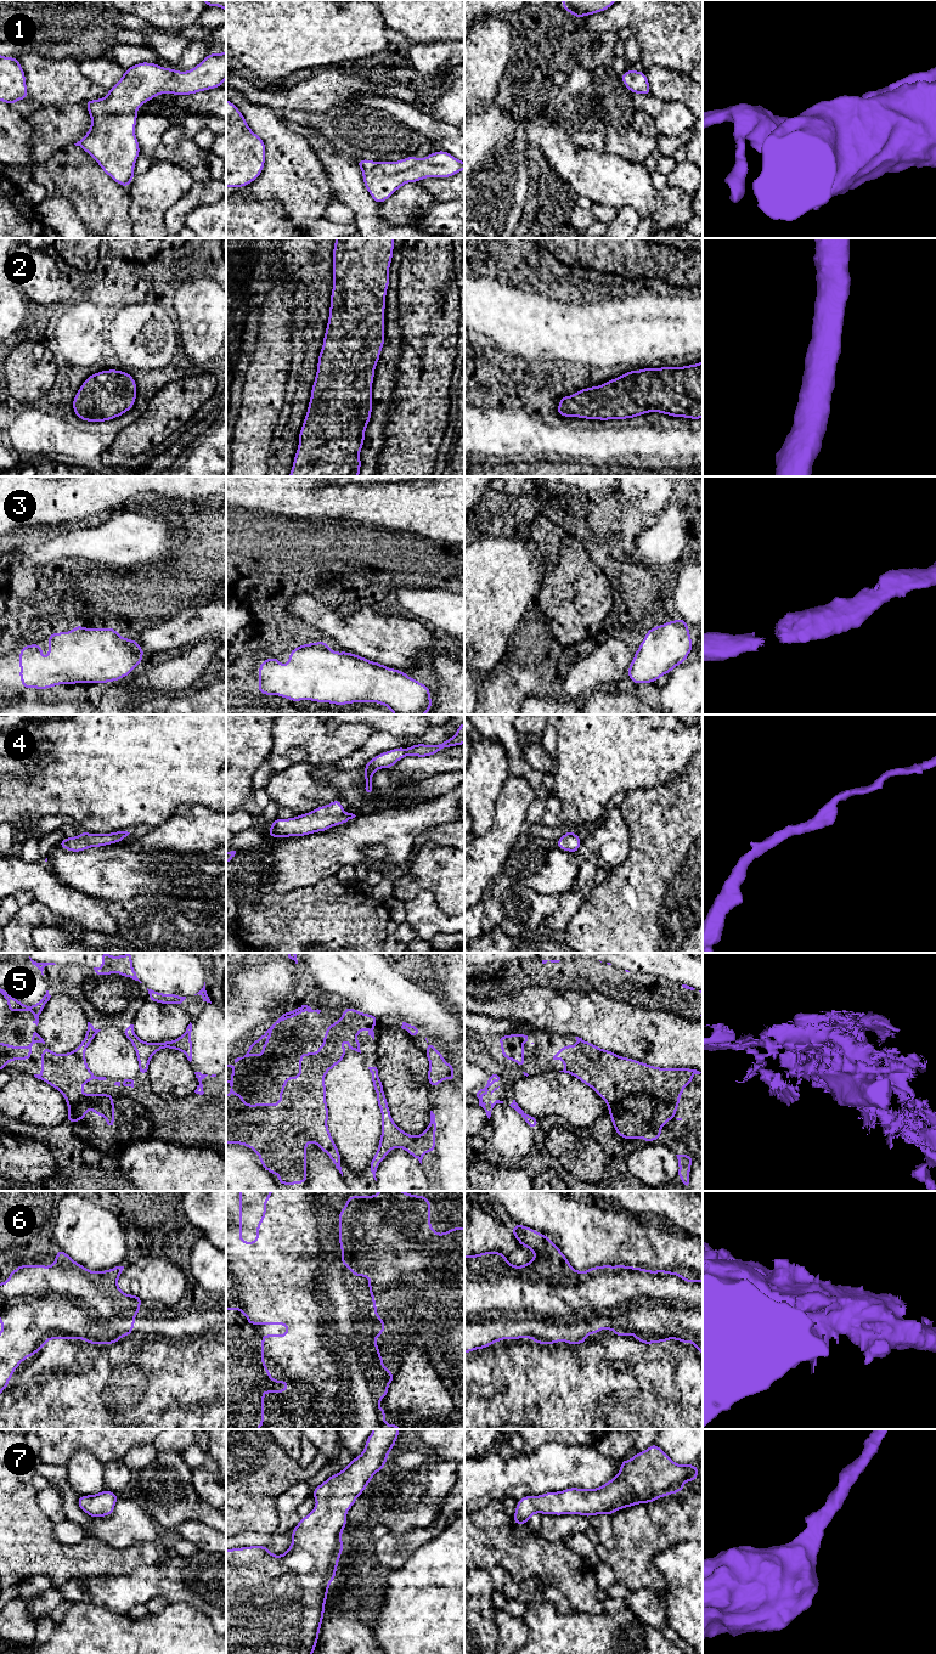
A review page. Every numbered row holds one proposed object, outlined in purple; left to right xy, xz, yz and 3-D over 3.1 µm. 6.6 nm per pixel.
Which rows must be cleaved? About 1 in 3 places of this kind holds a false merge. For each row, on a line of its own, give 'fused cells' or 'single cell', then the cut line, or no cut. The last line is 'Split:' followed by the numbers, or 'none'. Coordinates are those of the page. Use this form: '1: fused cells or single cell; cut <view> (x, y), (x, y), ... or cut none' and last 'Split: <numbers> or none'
1: single cell; cut none
2: single cell; cut none
3: single cell; cut none
4: single cell; cut none
5: fused cells; cut xz (325, 1095), (294, 1083), (280, 1096)
6: fused cells; cut xz (319, 1191), (332, 1313), (300, 1332), (348, 1376), (343, 1428)
7: single cell; cut none
Split: 5, 6

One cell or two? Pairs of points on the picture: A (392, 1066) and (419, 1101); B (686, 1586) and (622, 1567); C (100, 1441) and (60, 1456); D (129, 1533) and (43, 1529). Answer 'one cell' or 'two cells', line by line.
A: one cell
B: two cells
C: one cell
D: two cells

